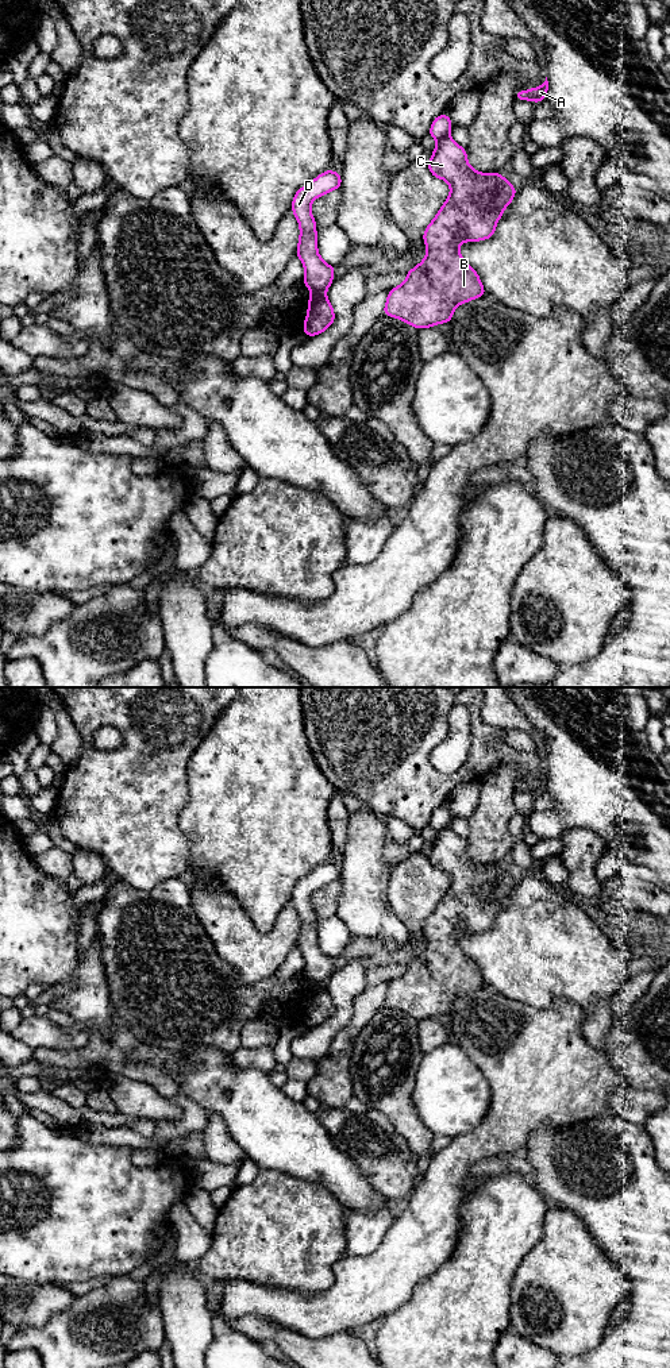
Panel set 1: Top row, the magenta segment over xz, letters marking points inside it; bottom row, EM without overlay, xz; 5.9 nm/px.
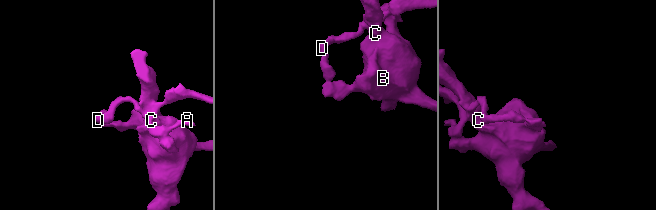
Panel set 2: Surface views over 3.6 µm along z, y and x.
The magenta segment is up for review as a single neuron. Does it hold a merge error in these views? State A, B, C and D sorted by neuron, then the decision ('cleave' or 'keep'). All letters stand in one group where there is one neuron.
groups A D / B C; cleave

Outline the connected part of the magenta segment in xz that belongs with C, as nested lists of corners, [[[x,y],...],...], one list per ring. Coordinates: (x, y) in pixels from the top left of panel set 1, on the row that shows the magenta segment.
[[[450,135],[438,140],[427,166],[434,177],[448,182],[451,192],[423,234],[426,258],[407,273],[401,285],[388,293],[382,312],[417,330],[450,323],[458,305],[486,294],[477,271],[461,257],[459,246],[462,242],[492,238],[502,211],[517,193],[498,172],[478,173],[473,169],[467,163],[466,149],[457,144]]]

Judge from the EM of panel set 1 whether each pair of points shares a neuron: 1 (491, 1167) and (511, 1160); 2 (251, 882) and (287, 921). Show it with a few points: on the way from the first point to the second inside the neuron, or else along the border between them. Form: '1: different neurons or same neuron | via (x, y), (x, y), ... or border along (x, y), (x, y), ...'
1: same neuron | via (496, 1166), (505, 1163)
2: different neurons | border along (289, 900), (268, 931), (260, 931), (246, 913)

